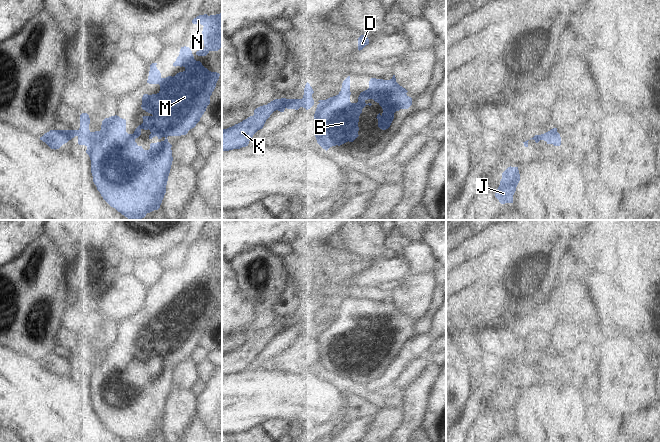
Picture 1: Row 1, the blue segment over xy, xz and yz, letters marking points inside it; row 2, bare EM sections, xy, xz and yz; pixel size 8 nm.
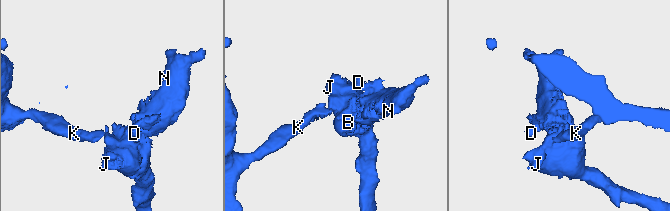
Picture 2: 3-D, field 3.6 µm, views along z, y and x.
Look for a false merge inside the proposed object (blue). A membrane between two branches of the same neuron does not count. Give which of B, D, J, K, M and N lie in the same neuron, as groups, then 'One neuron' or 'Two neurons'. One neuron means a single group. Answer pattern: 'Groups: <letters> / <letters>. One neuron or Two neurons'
Groups: B D J M N / K. Two neurons

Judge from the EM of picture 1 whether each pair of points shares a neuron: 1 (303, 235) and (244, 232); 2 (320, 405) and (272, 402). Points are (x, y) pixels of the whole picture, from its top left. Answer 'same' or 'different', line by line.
1: same
2: same

